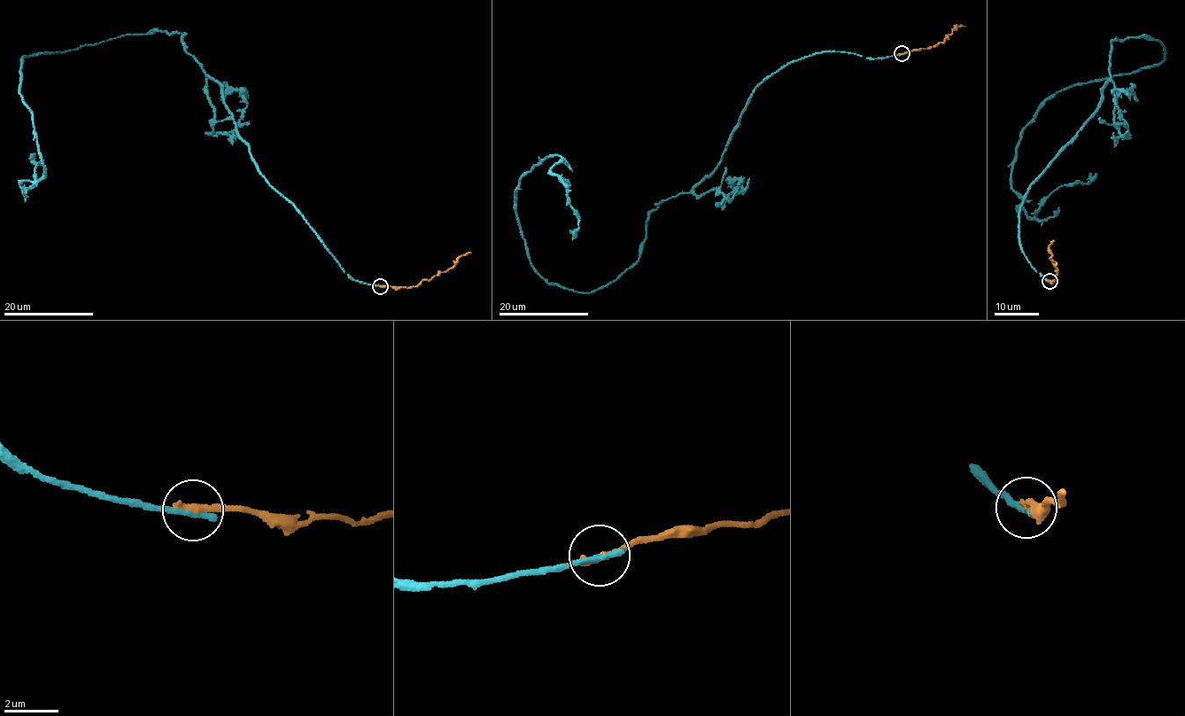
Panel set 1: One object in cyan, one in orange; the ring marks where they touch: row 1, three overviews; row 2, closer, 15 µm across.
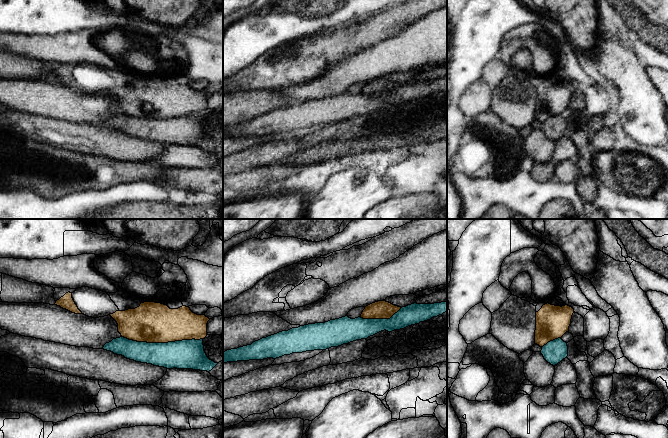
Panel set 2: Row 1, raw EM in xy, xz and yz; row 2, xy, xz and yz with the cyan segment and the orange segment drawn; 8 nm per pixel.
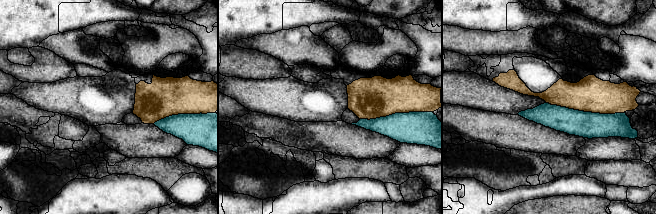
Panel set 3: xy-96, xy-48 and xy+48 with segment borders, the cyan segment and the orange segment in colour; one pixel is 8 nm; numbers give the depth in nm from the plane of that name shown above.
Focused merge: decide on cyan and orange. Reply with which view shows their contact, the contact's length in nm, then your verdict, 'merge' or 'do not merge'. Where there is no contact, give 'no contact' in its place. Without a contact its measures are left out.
contact in xy; length 650 nm; do not merge

